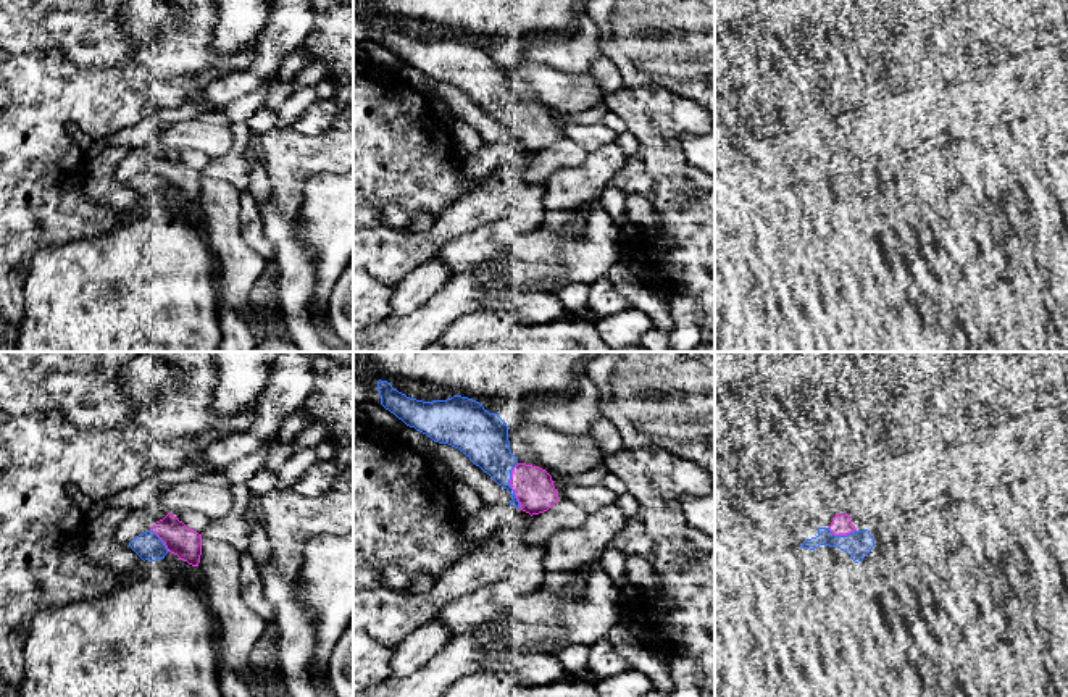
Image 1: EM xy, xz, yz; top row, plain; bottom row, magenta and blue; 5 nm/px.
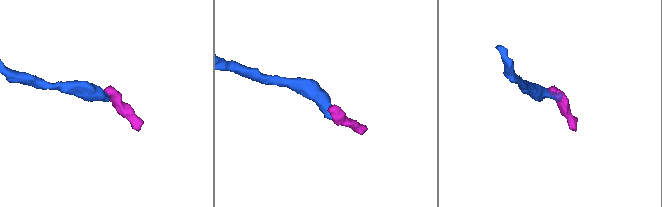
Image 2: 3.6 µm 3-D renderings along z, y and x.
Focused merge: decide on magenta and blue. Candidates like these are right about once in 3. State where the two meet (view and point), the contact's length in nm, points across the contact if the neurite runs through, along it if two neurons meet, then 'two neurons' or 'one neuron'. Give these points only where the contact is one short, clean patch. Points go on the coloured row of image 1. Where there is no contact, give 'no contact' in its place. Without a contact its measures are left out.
contact xz (510, 484); length 220 nm; one neuron

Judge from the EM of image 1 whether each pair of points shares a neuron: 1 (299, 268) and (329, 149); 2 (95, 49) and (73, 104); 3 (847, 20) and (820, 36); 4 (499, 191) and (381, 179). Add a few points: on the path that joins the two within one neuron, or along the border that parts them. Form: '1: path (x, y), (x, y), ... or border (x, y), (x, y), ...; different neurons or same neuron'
1: path (284, 237), (287, 186), (299, 175); same neuron
2: border (55, 49), (79, 66), (112, 68), (126, 60); different neurons
3: path (841, 20), (836, 20), (825, 29); same neuron
4: border (483, 181), (444, 212); different neurons

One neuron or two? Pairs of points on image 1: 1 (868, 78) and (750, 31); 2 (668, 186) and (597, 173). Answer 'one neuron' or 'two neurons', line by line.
1: two neurons
2: two neurons

